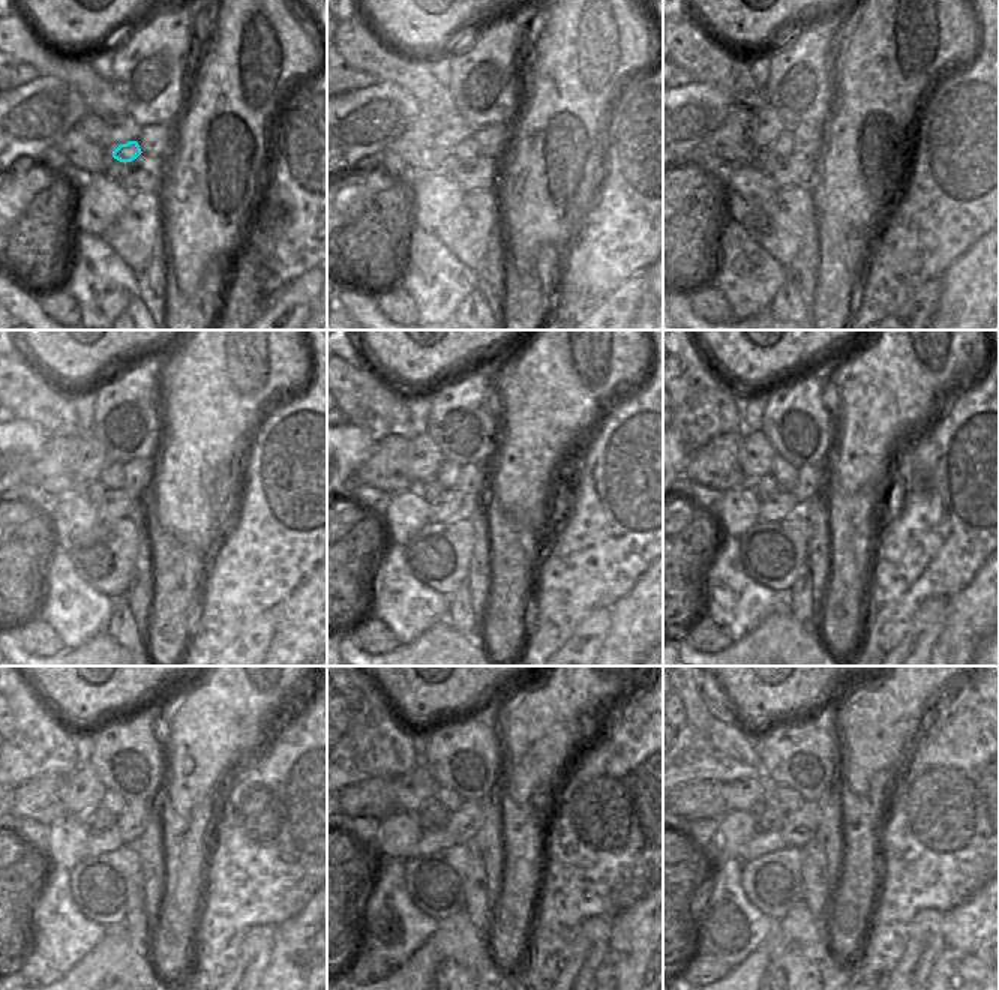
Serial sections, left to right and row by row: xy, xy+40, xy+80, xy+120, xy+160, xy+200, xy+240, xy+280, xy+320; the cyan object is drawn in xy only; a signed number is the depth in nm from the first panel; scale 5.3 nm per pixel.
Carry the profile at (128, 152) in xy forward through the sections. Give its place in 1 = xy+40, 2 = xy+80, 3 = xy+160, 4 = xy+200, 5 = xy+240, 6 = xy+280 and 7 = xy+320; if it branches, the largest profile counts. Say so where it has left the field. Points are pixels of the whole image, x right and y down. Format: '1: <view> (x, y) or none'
1: xy+40 (464, 150)
2: xy+80 (783, 146)
3: xy+160 (447, 474)
4: xy+200 (785, 474)
5: xy+240 (113, 801)
6: xy+280 (450, 800)
7: xy+320 (789, 800)

